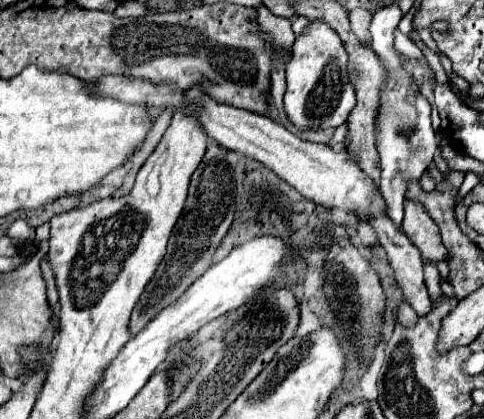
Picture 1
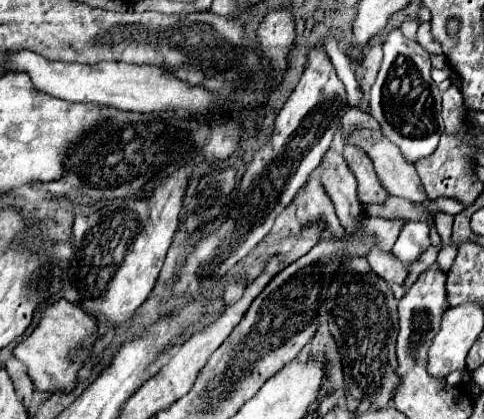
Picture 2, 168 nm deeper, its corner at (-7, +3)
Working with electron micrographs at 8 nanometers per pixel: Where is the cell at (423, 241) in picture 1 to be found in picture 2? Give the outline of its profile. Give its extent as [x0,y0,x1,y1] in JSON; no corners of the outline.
[346,129,428,203]

